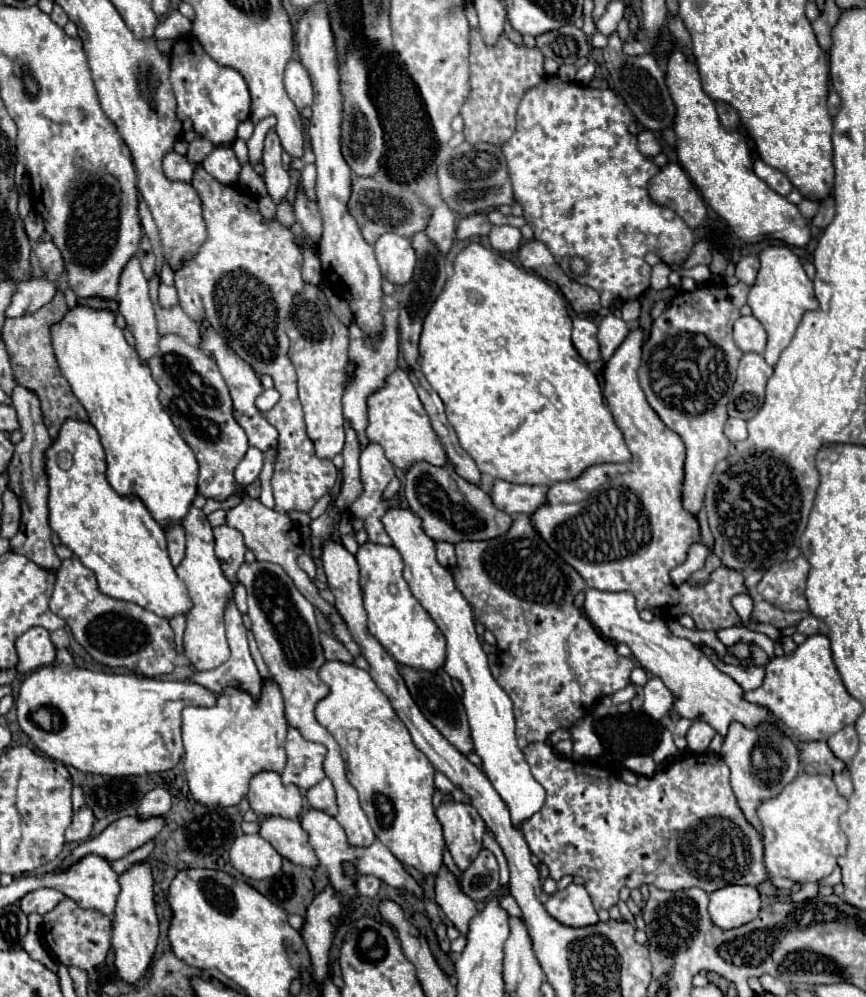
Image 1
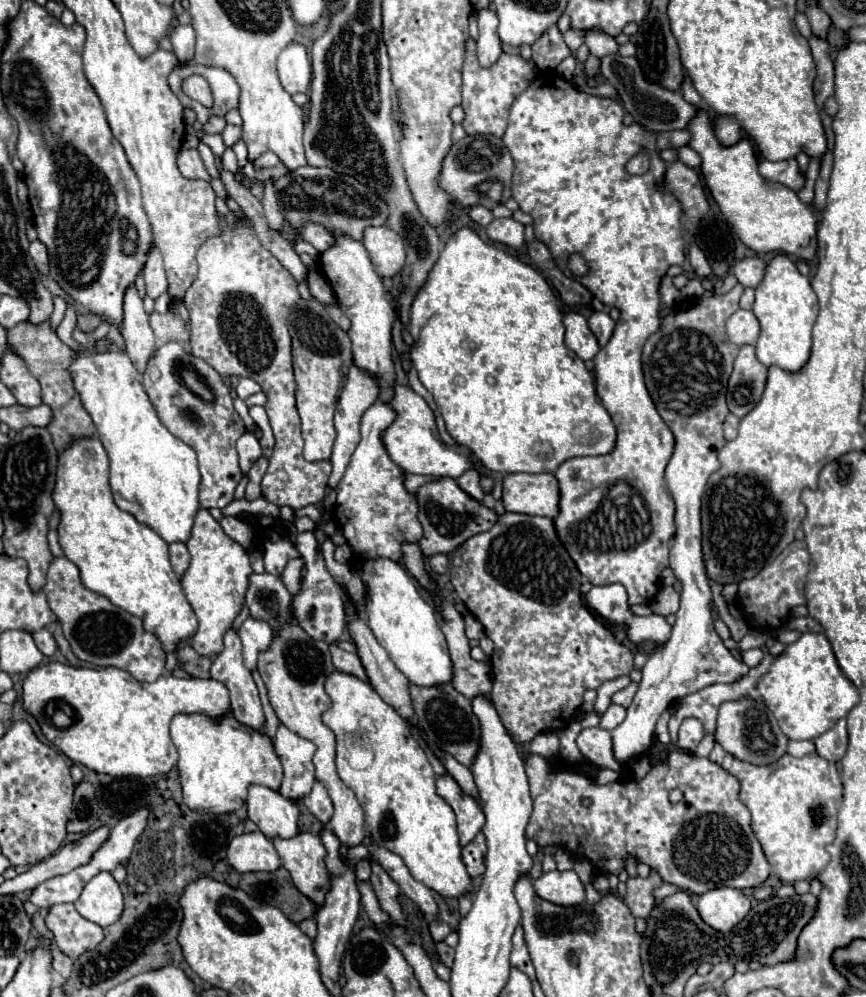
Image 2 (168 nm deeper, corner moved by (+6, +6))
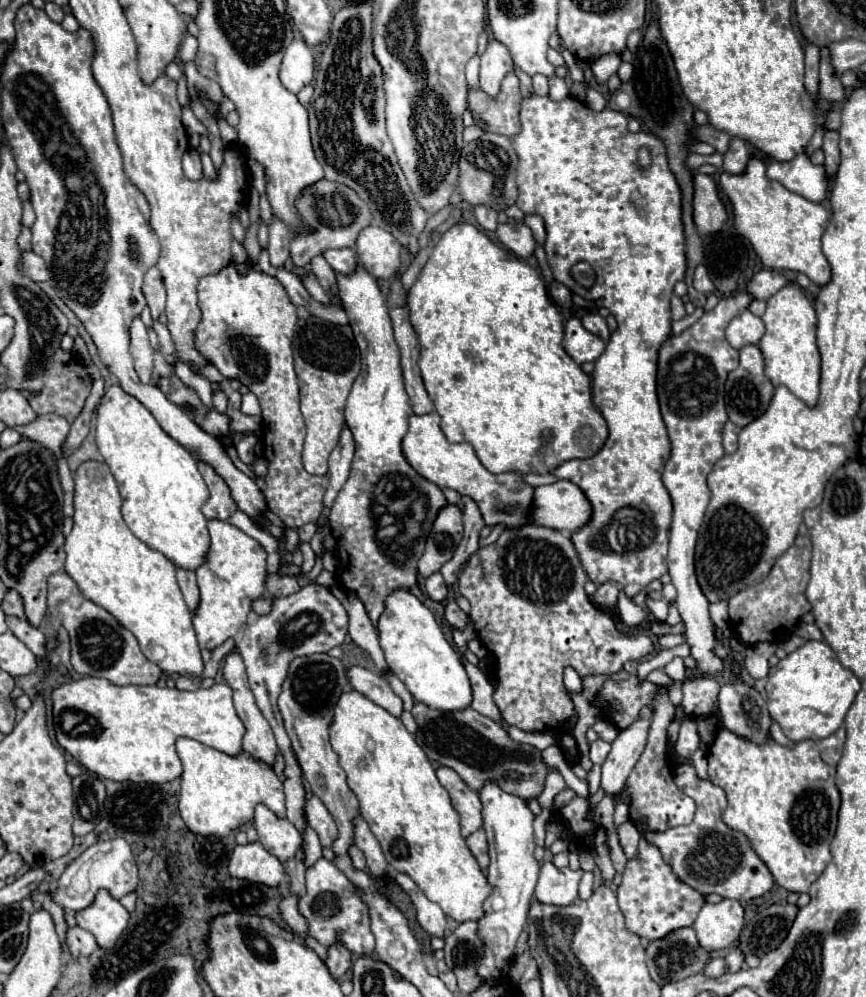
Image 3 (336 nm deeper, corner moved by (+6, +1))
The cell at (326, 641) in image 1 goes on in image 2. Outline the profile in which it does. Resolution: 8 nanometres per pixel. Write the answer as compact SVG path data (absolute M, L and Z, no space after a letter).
M333 644L331 646L331 658L333 658L333 664L335 664L335 668L339 672L351 674L351 676L355 676L355 678L359 678L363 682L369 682L369 678L365 674L365 668L363 668L363 664L361 664L357 654L349 654L349 652L345 652L345 650L341 650L341 648L337 648Z

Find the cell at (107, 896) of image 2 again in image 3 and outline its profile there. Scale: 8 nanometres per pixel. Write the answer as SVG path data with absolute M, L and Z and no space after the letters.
M99 889L99 893L95 895L95 901L87 909L77 911L75 919L79 927L95 935L99 947L107 949L127 927L129 913L119 901L115 901L107 893L107 889Z

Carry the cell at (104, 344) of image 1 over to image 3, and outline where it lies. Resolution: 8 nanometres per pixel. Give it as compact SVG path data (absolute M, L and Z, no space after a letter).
M119 383L107 387L105 395L99 399L97 447L117 481L119 495L123 499L121 513L123 513L127 527L133 531L133 535L145 541L151 549L161 551L177 567L197 569L203 563L205 551L209 549L207 519L201 513L201 505L207 501L209 491L197 469L195 455L187 451L183 445L179 445L173 437L169 437L161 429L161 425L155 421L155 417L145 409L145 405L137 401L135 397L131 397L129 393L125 393Z

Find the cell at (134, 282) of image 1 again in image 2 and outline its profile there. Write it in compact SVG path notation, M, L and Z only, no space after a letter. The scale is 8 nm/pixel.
M135 286L127 288L125 294L125 320L121 326L121 334L125 340L127 356L139 372L145 372L147 360L155 352L153 330L149 326L149 318L143 310L143 300L139 298Z

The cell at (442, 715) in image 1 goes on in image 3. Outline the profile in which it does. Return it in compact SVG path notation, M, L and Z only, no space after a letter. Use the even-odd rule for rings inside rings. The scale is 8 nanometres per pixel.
M415 703L413 717L419 725L415 741L427 753L427 757L435 757L439 765L451 767L459 777L471 787L481 789L485 781L499 779L499 785L513 795L523 797L525 801L537 797L543 789L543 781L547 775L547 767L541 763L541 751L531 745L519 745L509 739L507 731L499 727L493 719L483 717L471 707L463 709L463 713L443 713L439 709L431 709L423 703ZM509 769L519 771L521 781L501 781L501 775Z

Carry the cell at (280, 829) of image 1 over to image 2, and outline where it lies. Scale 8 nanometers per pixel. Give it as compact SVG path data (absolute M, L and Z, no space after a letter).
M299 832L291 840L273 840L283 868L289 870L295 888L307 896L317 908L323 908L325 896L331 890L331 874L325 866L327 850L323 842L309 834Z

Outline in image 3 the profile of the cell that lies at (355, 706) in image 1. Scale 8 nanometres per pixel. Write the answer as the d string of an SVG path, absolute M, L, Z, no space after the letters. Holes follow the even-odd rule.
M347 691L341 693L335 705L329 735L331 745L339 755L339 763L347 773L347 785L359 801L361 817L367 821L371 833L377 837L387 863L393 869L407 873L427 895L427 899L437 903L457 923L477 921L479 917L483 917L481 905L491 893L491 887L487 885L483 871L479 869L475 857L471 855L465 839L459 833L459 815L449 801L449 793L437 781L433 765L429 763L423 749L417 745L413 735L405 729L401 719L369 701L359 691ZM361 757L365 757L365 767L359 767Z

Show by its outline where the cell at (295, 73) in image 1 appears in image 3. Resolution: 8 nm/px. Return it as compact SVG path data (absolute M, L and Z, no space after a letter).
M295 39L281 61L279 69L279 79L285 89L291 93L299 93L305 85L313 83L313 73L315 73L315 57L311 49L305 45L305 41Z

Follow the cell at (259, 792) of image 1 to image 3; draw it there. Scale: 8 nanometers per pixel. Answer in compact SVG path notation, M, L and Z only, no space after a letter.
M265 805L255 807L255 817L253 817L259 841L263 847L275 855L279 861L287 861L295 855L297 849L301 849L303 837L301 833L293 827L291 821L285 817L277 817L271 809Z

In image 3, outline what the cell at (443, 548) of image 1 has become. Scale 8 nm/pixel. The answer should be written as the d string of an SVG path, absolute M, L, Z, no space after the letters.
M433 573L431 577L425 579L425 589L429 593L431 599L435 601L443 601L447 597L447 587L443 583L443 575L441 573Z

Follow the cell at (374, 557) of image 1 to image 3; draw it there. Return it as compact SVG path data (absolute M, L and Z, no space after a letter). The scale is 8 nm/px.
M407 589L387 595L385 611L377 621L379 643L387 667L405 683L415 701L441 711L463 711L471 705L471 685L459 655L445 639L435 615Z

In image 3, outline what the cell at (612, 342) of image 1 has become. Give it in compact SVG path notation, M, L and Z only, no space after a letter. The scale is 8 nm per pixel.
M589 313L589 315L585 315L585 317L581 319L581 323L583 323L583 327L585 327L587 331L595 333L597 337L603 337L603 341L609 341L609 327L607 327L607 323L605 323L605 319L603 319L601 315Z

